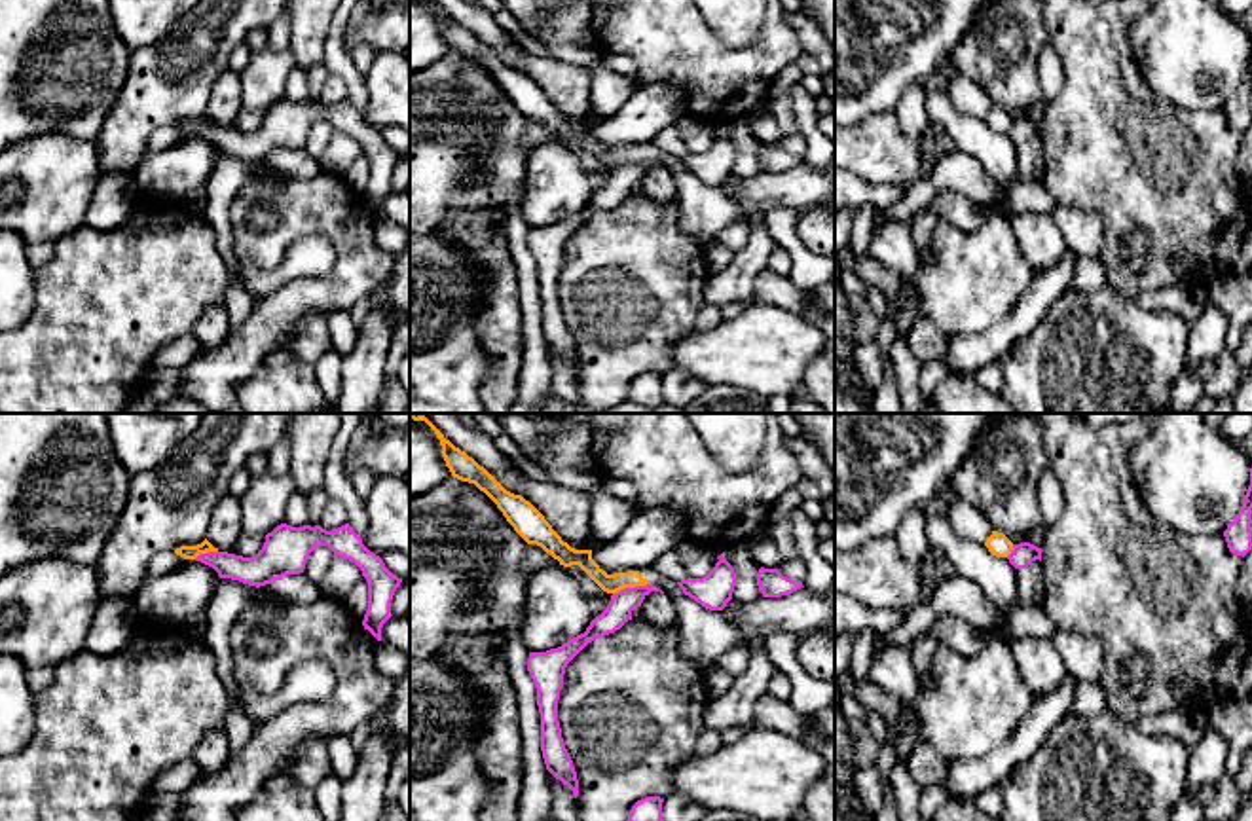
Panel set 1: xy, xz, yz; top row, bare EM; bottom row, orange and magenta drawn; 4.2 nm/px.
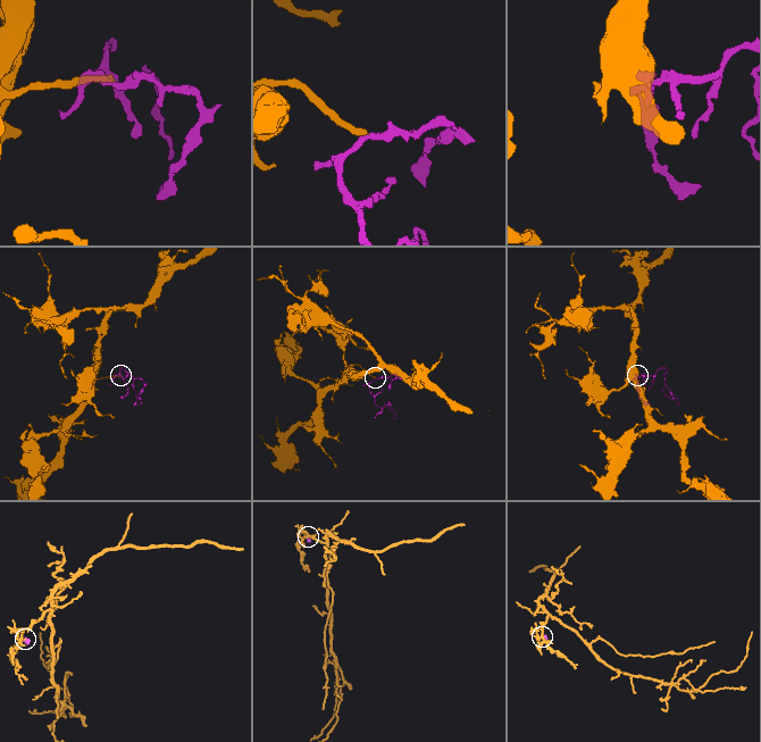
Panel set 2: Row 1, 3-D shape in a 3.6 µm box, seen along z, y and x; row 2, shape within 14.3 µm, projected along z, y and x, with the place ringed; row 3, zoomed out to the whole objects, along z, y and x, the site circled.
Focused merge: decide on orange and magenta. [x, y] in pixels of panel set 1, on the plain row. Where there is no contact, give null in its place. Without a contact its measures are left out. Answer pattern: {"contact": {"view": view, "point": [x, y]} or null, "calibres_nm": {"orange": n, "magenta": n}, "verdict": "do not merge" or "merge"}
{"contact": {"view": "xz", "point": [630, 162]}, "calibres_nm": {"orange": 80, "magenta": 110}, "verdict": "do not merge"}

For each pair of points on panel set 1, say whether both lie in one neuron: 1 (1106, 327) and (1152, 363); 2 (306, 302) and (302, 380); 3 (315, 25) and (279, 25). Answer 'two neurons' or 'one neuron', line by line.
1: one neuron
2: two neurons
3: two neurons

